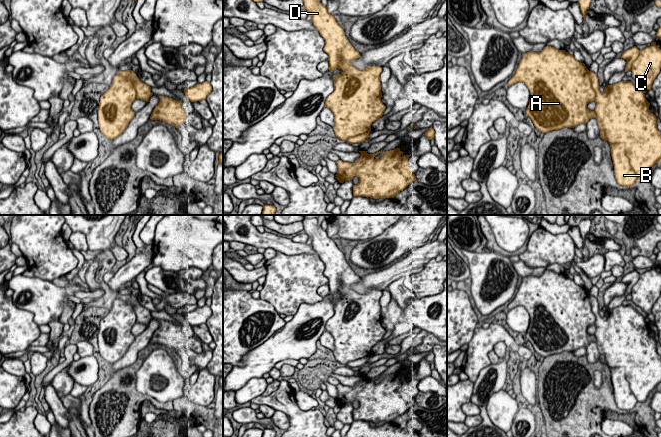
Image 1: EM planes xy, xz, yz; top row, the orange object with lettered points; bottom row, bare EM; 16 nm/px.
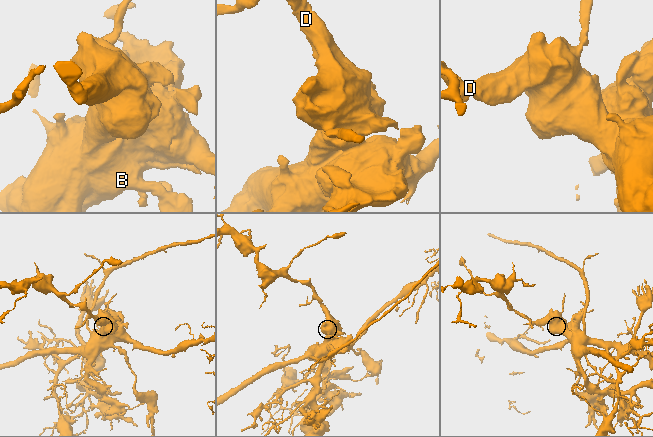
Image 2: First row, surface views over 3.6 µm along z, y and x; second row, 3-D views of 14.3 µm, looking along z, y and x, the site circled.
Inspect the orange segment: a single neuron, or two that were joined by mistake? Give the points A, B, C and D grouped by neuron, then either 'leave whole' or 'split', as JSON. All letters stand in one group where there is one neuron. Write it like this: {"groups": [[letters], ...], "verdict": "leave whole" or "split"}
{"groups": [["A", "B", "D"], ["C"]], "verdict": "split"}

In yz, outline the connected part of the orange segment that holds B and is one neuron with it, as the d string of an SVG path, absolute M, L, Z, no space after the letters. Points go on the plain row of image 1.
M623 367L609 368L617 407L626 412L632 411L639 402L626 380L625 369Z

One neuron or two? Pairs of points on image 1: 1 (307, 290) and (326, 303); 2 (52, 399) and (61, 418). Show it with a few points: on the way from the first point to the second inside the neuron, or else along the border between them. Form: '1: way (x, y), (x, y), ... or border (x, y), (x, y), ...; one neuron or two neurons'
1: border (323, 298), (313, 303), (302, 303), (299, 306); two neurons
2: way (55, 404), (59, 413); one neuron

